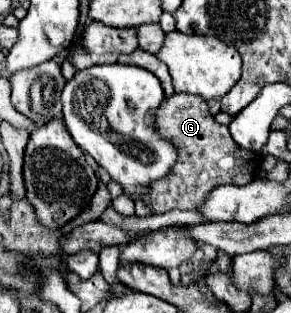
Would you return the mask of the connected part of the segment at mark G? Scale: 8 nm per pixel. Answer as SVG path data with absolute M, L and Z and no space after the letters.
M174 94L166 98L156 112L156 128L178 148L178 162L166 178L156 180L150 188L150 200L146 202L152 204L154 214L164 214L174 208L194 210L208 198L212 188L222 184L242 186L256 178L258 168L254 160L250 162L242 156L242 148L236 146L228 128L212 118L204 98L192 94Z

